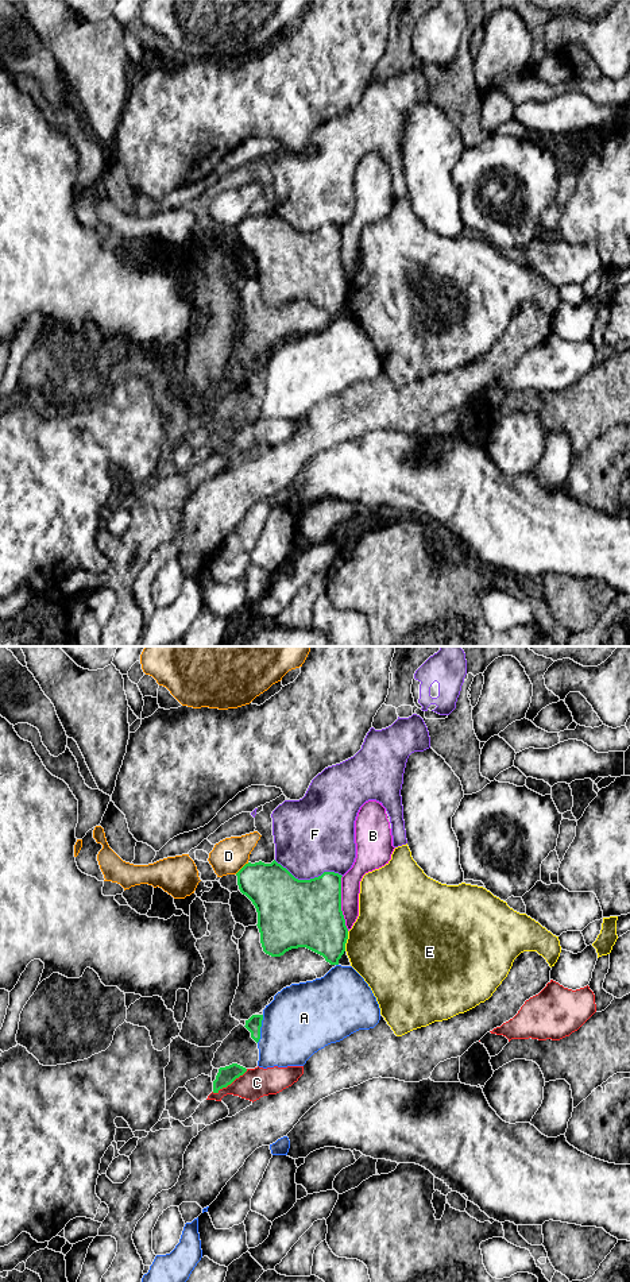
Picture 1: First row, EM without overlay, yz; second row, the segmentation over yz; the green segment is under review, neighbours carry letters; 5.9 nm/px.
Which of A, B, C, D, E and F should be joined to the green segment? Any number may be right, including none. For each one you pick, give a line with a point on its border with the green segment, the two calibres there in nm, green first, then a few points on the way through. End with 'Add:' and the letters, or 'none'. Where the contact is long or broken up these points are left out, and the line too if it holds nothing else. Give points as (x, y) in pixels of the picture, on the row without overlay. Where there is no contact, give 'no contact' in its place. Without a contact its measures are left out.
Add: none

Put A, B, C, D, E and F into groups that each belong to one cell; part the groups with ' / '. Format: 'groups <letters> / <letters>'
groups A D / B / C / E / F

